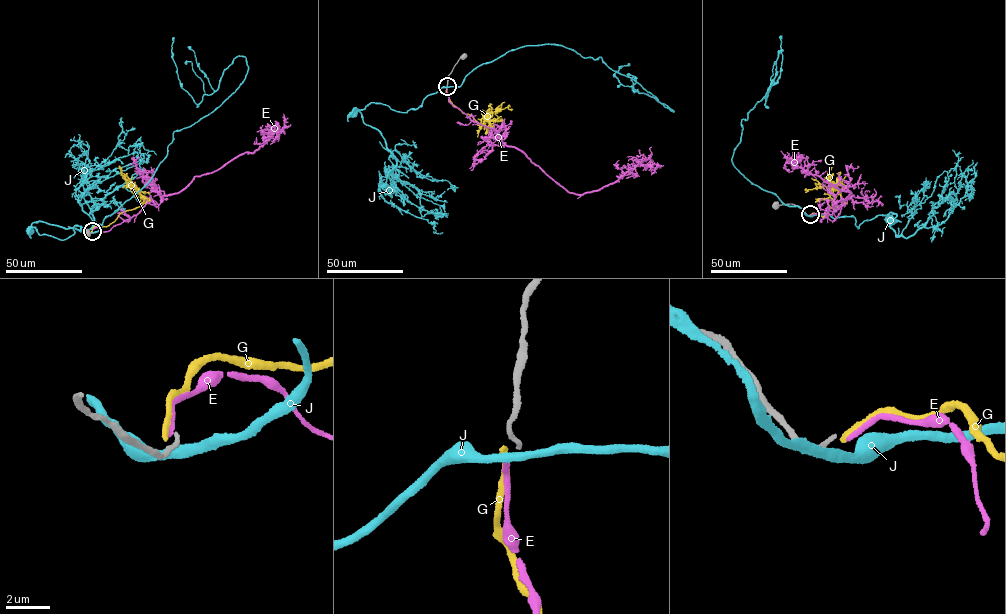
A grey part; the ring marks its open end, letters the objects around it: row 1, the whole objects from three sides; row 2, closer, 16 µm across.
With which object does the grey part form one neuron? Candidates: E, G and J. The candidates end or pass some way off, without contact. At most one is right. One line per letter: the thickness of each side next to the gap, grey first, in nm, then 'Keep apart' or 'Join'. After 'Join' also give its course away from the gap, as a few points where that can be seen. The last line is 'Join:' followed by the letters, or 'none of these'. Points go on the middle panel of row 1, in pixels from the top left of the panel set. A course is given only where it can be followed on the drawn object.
E: Thickness 190 nm (grey) against 240 nm. Keep apart
G: Thickness 190 nm (grey) against 300 nm. Keep apart
J: Thickness 190 nm (grey) against 400 nm. Keep apart
Join: none of these

